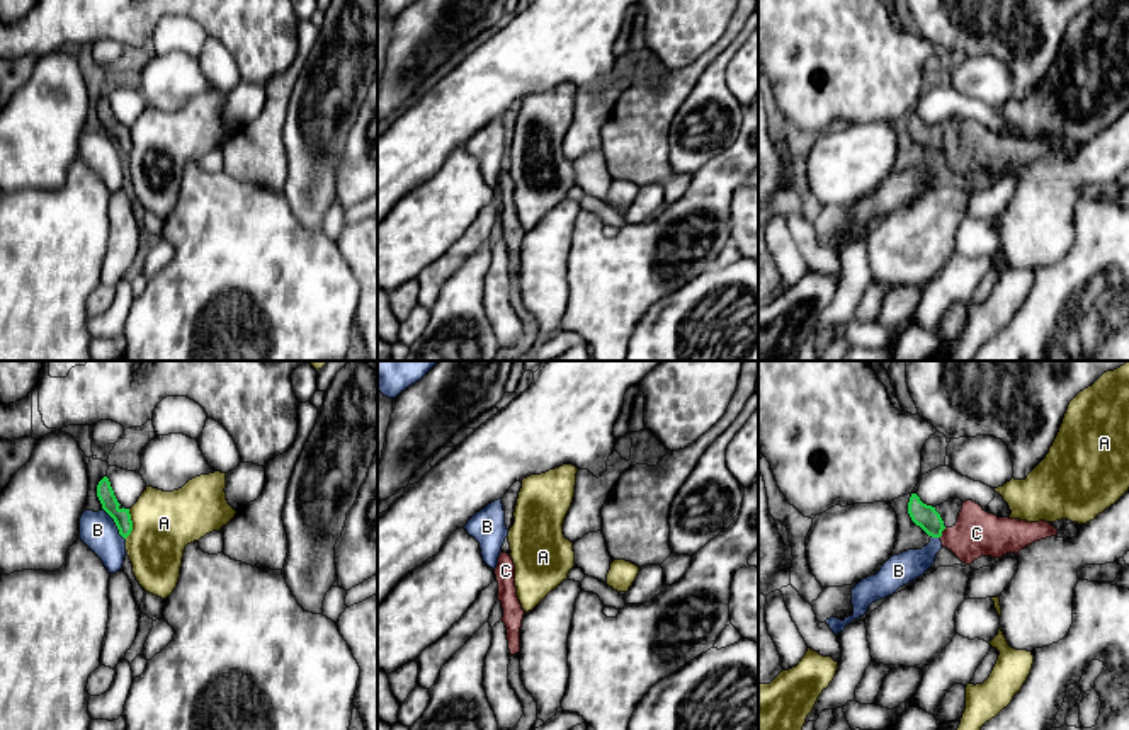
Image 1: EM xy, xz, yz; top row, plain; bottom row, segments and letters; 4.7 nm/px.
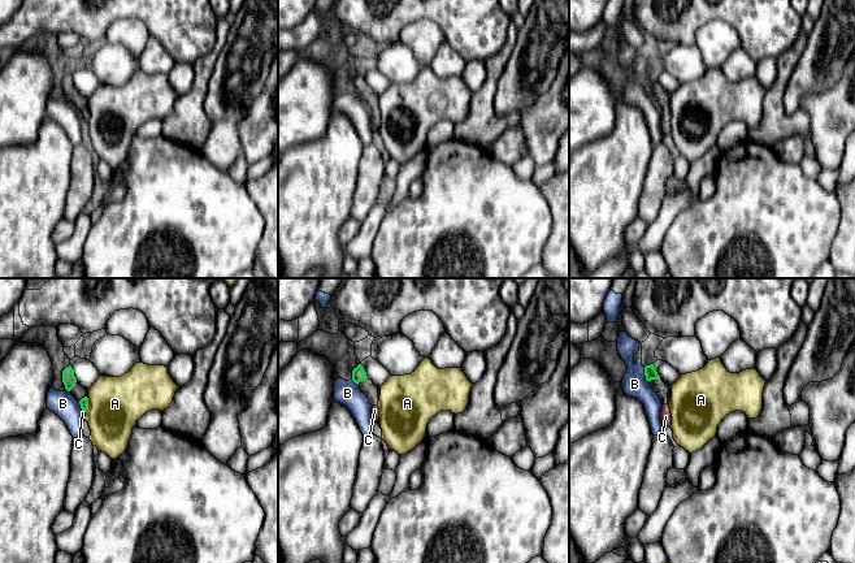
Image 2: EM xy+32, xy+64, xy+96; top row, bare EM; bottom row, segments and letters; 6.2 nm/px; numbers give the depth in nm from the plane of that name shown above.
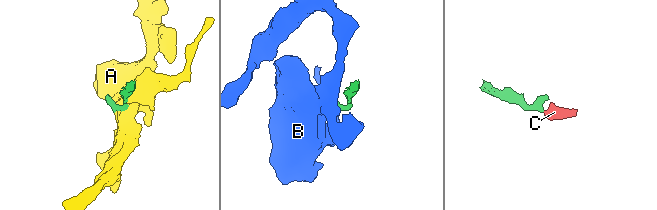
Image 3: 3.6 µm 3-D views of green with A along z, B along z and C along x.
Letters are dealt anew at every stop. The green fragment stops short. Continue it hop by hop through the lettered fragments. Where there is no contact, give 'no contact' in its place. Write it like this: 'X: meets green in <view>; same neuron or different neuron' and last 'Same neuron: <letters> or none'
A: meets green in xy; different neuron
B: meets green in xy; different neuron
C: meets green in yz; same neuron
Same neuron: C

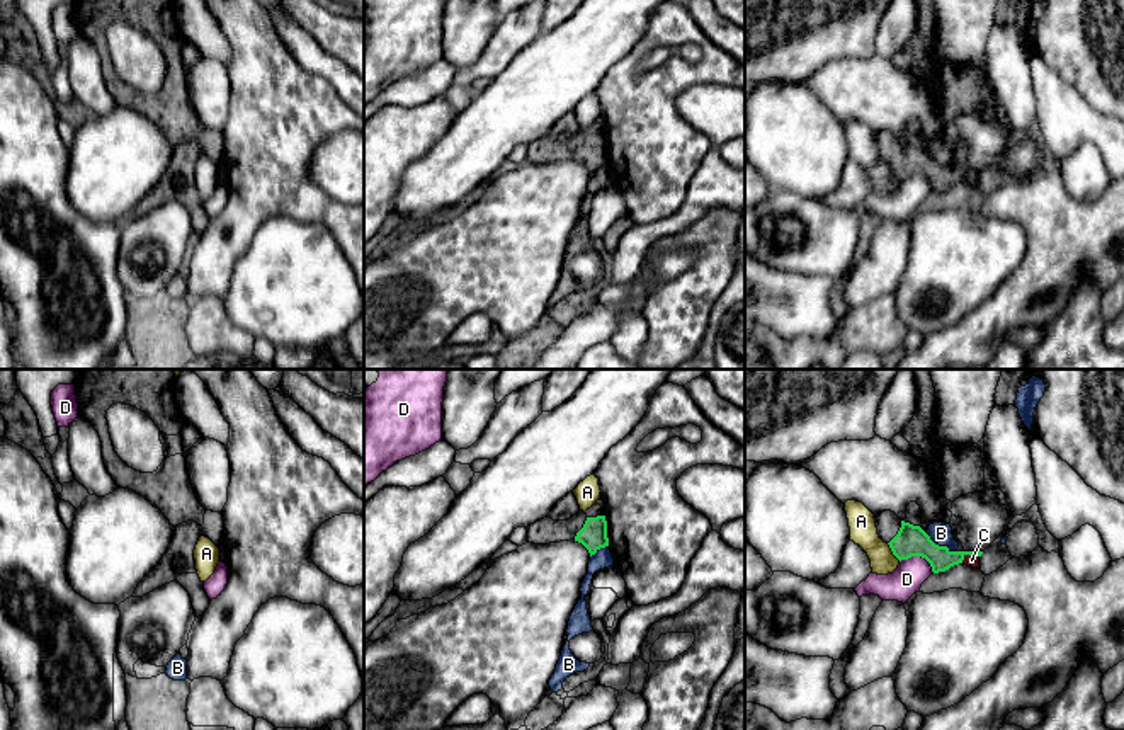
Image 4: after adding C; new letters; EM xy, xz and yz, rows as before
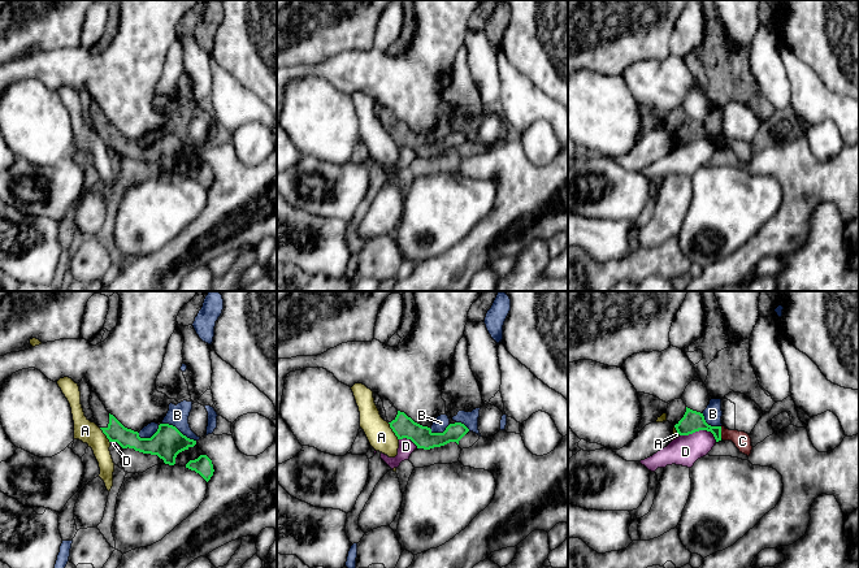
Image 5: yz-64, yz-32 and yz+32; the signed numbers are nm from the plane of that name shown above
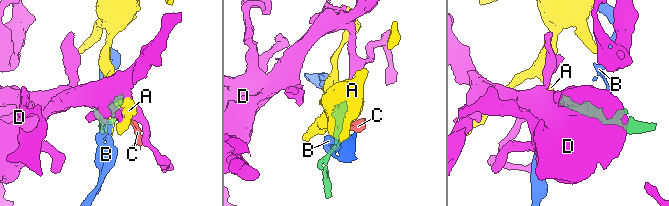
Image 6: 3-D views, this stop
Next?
A: meets green in yz; different neuron
B: meets green in yz; different neuron
C: meets green in yz; different neuron
D: meets green in yz; different neuron
Same neuron: none

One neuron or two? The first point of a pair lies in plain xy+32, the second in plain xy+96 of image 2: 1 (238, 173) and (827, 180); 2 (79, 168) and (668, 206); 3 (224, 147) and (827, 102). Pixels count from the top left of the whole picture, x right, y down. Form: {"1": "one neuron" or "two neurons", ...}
{"1": "two neurons", "2": "two neurons", "3": "two neurons"}

